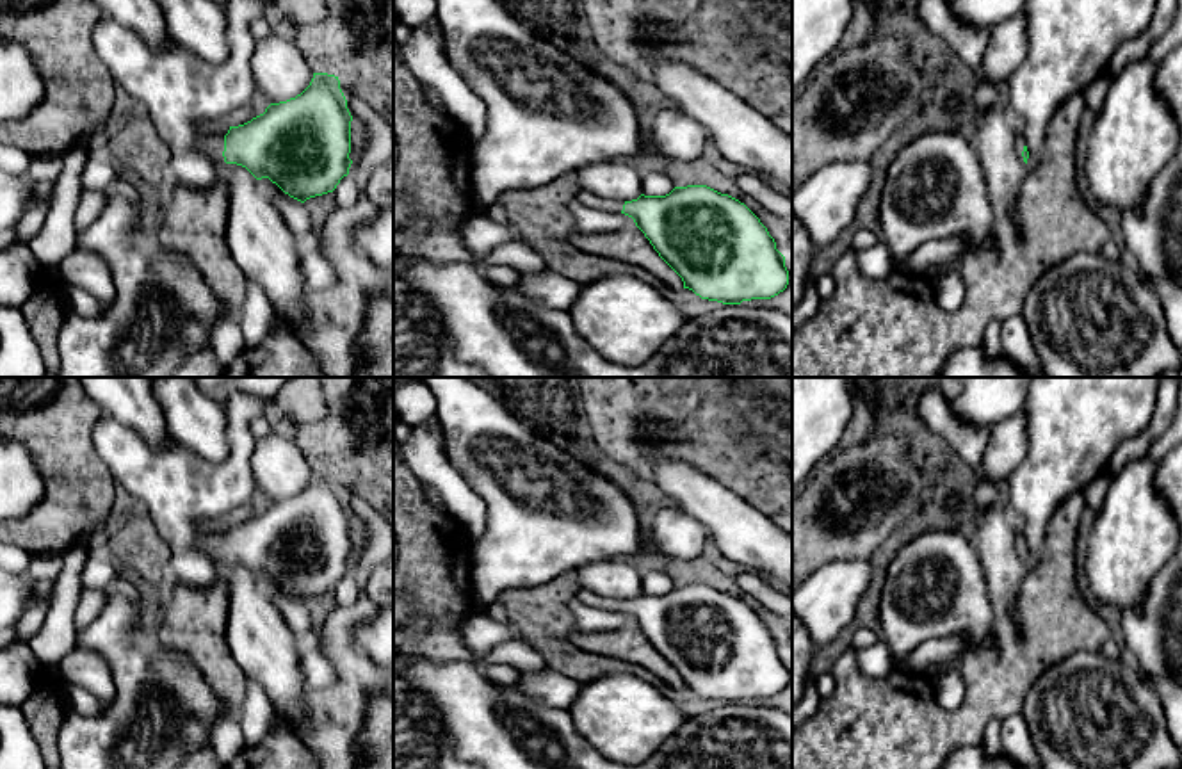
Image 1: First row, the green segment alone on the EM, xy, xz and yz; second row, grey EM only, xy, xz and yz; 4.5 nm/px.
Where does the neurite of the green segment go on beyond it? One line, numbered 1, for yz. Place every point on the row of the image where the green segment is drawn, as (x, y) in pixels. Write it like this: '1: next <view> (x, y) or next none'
1: next yz (1020, 141)

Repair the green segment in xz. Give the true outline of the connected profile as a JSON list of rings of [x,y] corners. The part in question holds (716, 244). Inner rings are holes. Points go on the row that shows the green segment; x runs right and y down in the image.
[[[707,185],[616,201],[579,190],[586,206],[634,219],[659,256],[701,299],[741,304],[771,299],[789,285],[785,256],[739,199]]]

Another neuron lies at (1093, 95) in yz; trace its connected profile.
[[[1105,69],[1082,91],[1086,109],[1095,116],[1098,116],[1104,107],[1105,94],[1113,78],[1114,77]]]

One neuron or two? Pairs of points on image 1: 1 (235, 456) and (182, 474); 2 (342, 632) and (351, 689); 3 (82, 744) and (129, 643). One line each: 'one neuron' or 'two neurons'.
1: one neuron
2: one neuron
3: one neuron

